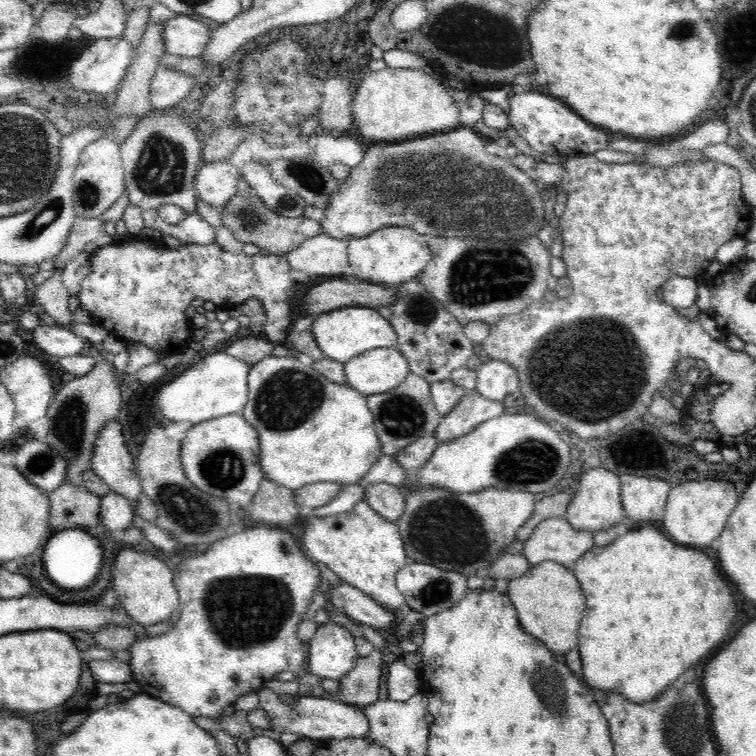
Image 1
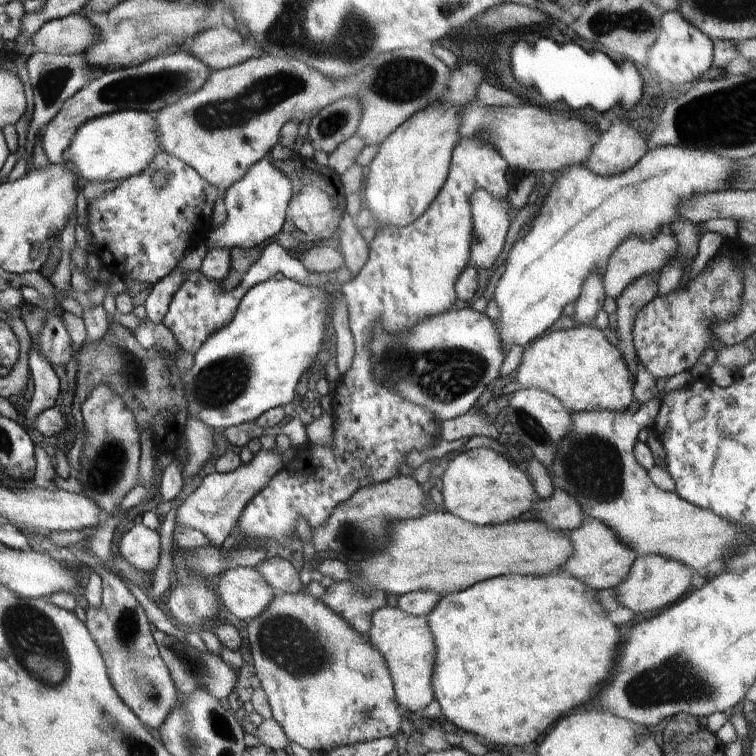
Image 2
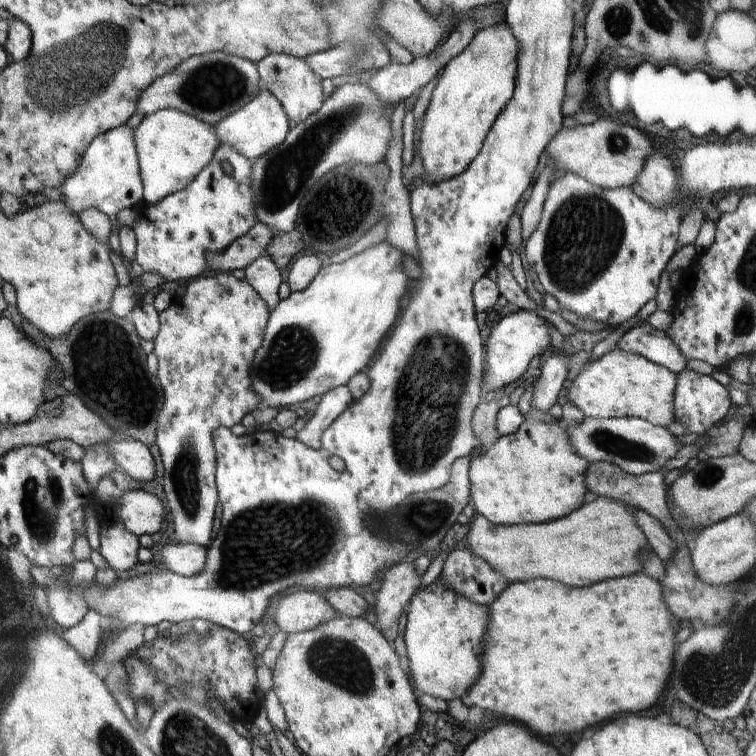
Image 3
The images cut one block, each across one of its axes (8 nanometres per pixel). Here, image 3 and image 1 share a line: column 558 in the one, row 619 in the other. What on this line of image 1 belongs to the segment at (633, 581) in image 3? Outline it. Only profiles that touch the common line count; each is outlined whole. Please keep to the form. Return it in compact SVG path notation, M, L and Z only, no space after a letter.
M648 524L628 530L608 546L593 546L572 566L587 602L578 645L584 680L591 691L612 691L636 705L651 702L726 638L736 616L730 584L704 552L676 546L670 540Z

